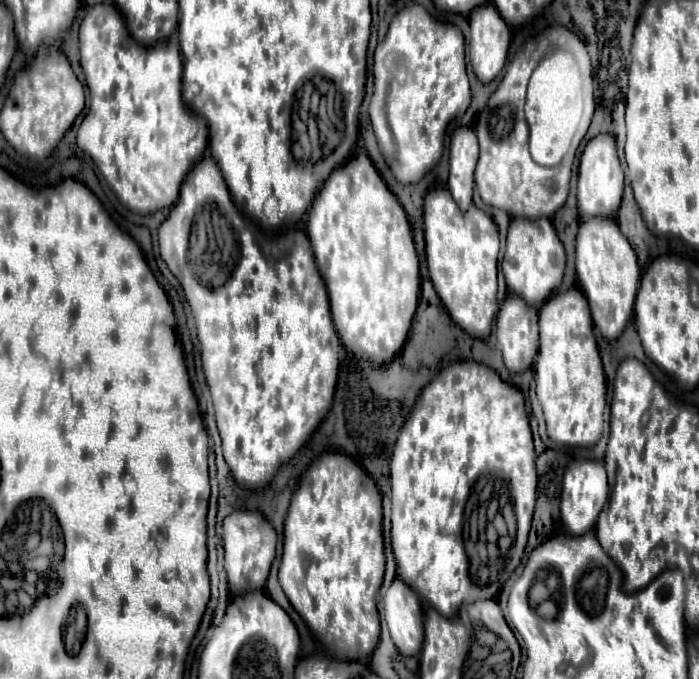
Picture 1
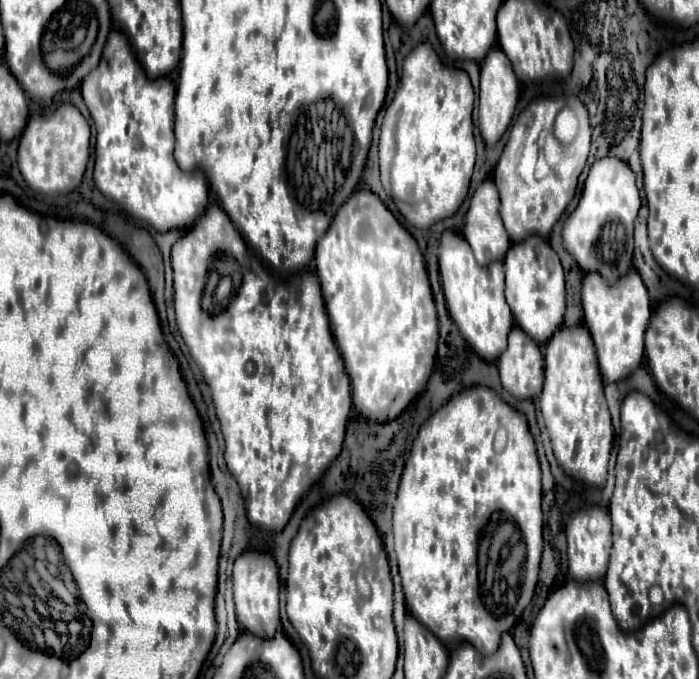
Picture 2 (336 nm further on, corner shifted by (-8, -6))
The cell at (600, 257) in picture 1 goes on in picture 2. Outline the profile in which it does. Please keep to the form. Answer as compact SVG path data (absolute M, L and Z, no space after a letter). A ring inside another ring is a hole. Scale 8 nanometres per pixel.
M630 270L618 284L608 286L602 276L598 274L586 274L582 282L582 308L584 308L584 326L590 330L590 336L596 346L596 356L600 364L600 374L608 382L620 382L626 376L630 376L644 360L644 332L648 326L648 320L652 316L650 298L646 292L646 286L642 284L642 278L636 270Z

